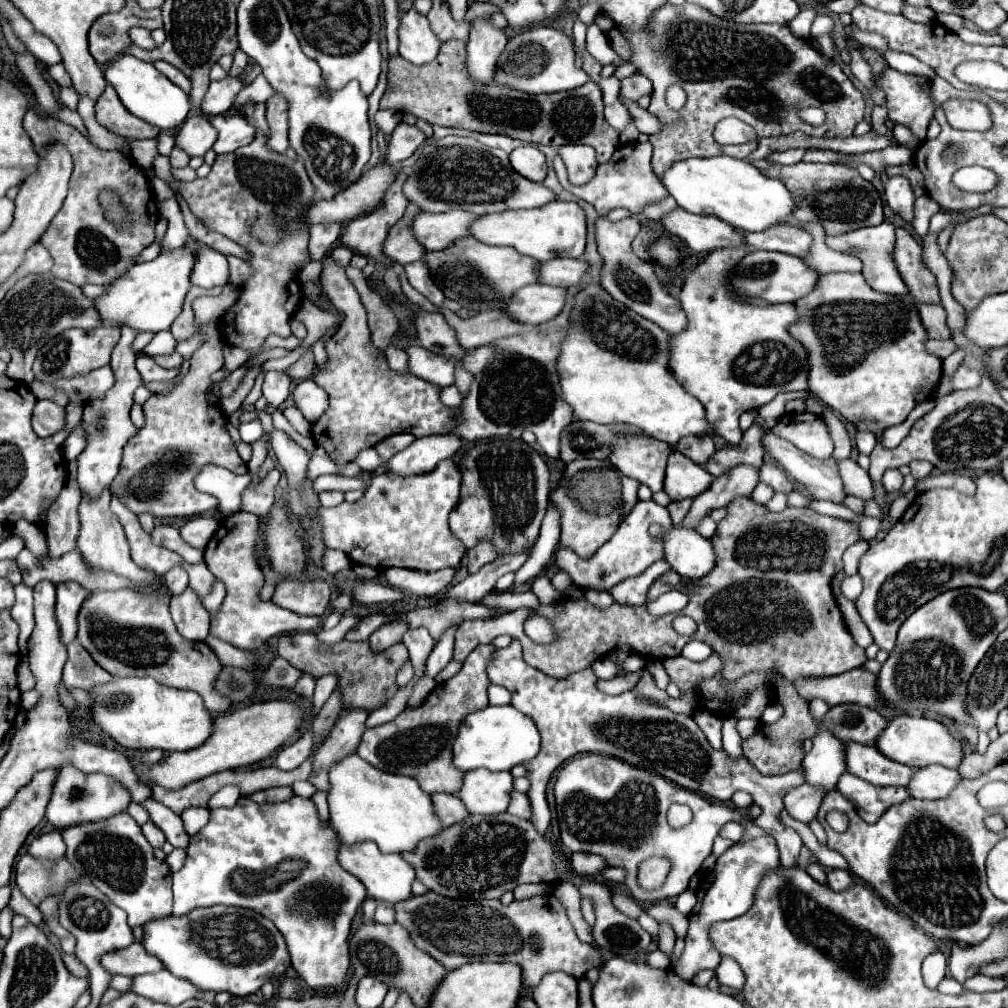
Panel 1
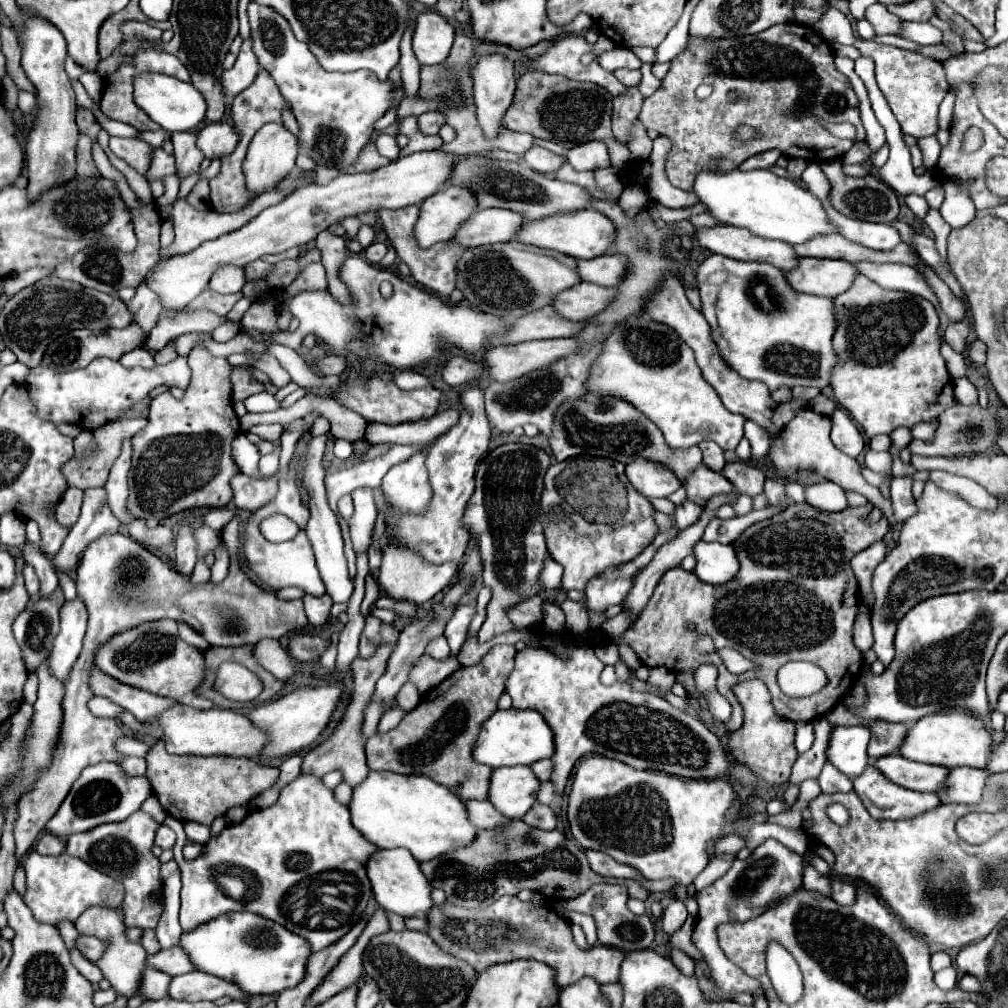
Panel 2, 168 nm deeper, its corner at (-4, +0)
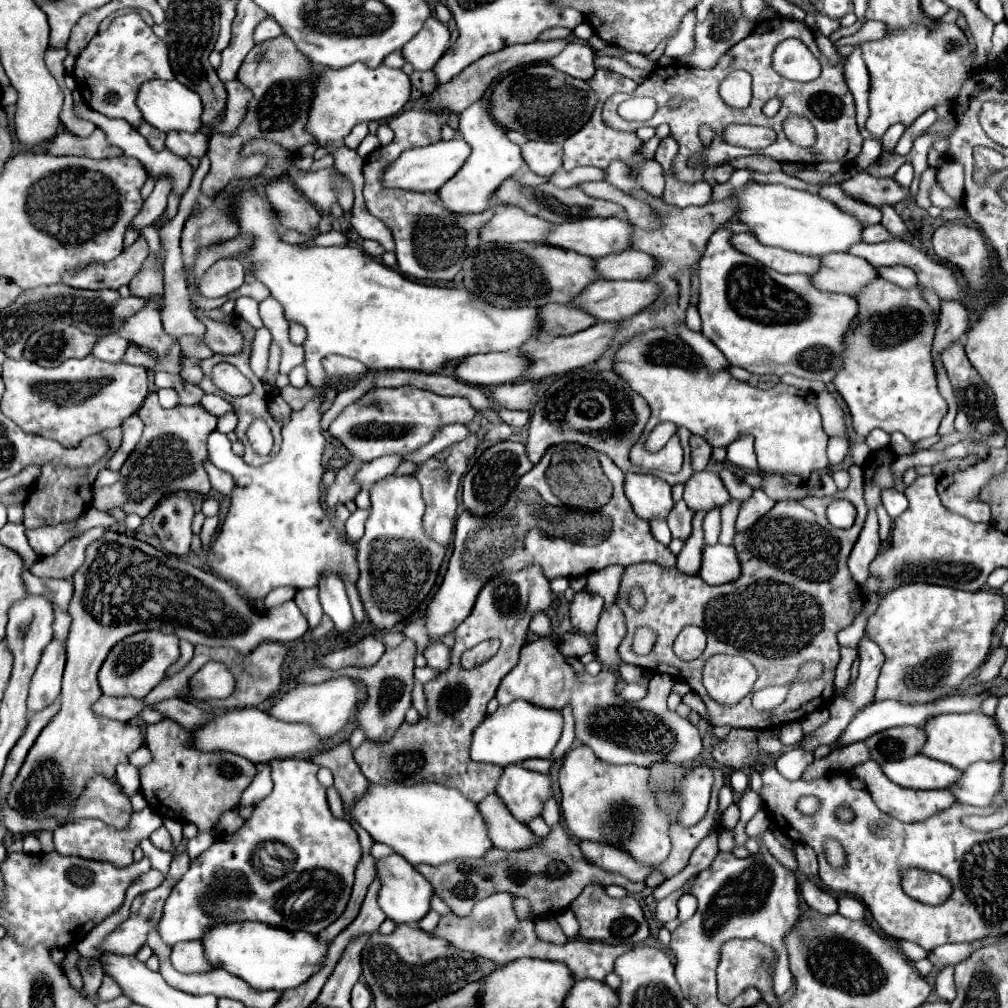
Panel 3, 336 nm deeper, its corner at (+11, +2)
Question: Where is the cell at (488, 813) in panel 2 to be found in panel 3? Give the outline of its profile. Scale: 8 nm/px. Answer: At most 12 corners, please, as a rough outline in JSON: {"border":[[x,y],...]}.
{"border":[[496,795],[478,803],[494,847],[520,851],[536,843]]}

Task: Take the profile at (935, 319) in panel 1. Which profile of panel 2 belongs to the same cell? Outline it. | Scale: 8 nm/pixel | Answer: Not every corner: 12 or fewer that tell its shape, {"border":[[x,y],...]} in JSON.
{"border":[[949,323],[945,341],[957,351],[967,351],[969,323]]}

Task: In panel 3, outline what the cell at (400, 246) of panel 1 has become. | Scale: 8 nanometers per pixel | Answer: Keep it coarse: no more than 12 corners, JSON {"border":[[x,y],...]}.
{"border":[[486,97],[460,113],[472,147],[436,195],[454,215],[482,213],[522,167]]}

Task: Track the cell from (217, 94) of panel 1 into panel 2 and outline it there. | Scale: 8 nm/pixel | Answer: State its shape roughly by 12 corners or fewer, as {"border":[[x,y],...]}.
{"border":[[245,39],[237,63],[221,77],[225,97],[247,89],[259,61]]}

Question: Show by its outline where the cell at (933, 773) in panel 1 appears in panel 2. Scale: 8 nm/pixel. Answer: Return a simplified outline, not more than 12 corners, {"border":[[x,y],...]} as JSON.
{"border":[[975,767],[951,769],[943,803],[981,803],[993,773]]}

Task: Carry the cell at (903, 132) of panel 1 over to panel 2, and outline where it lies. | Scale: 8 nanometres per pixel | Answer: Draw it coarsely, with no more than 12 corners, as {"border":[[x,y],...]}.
{"border":[[935,135],[919,139],[925,167],[937,165],[941,145]]}

